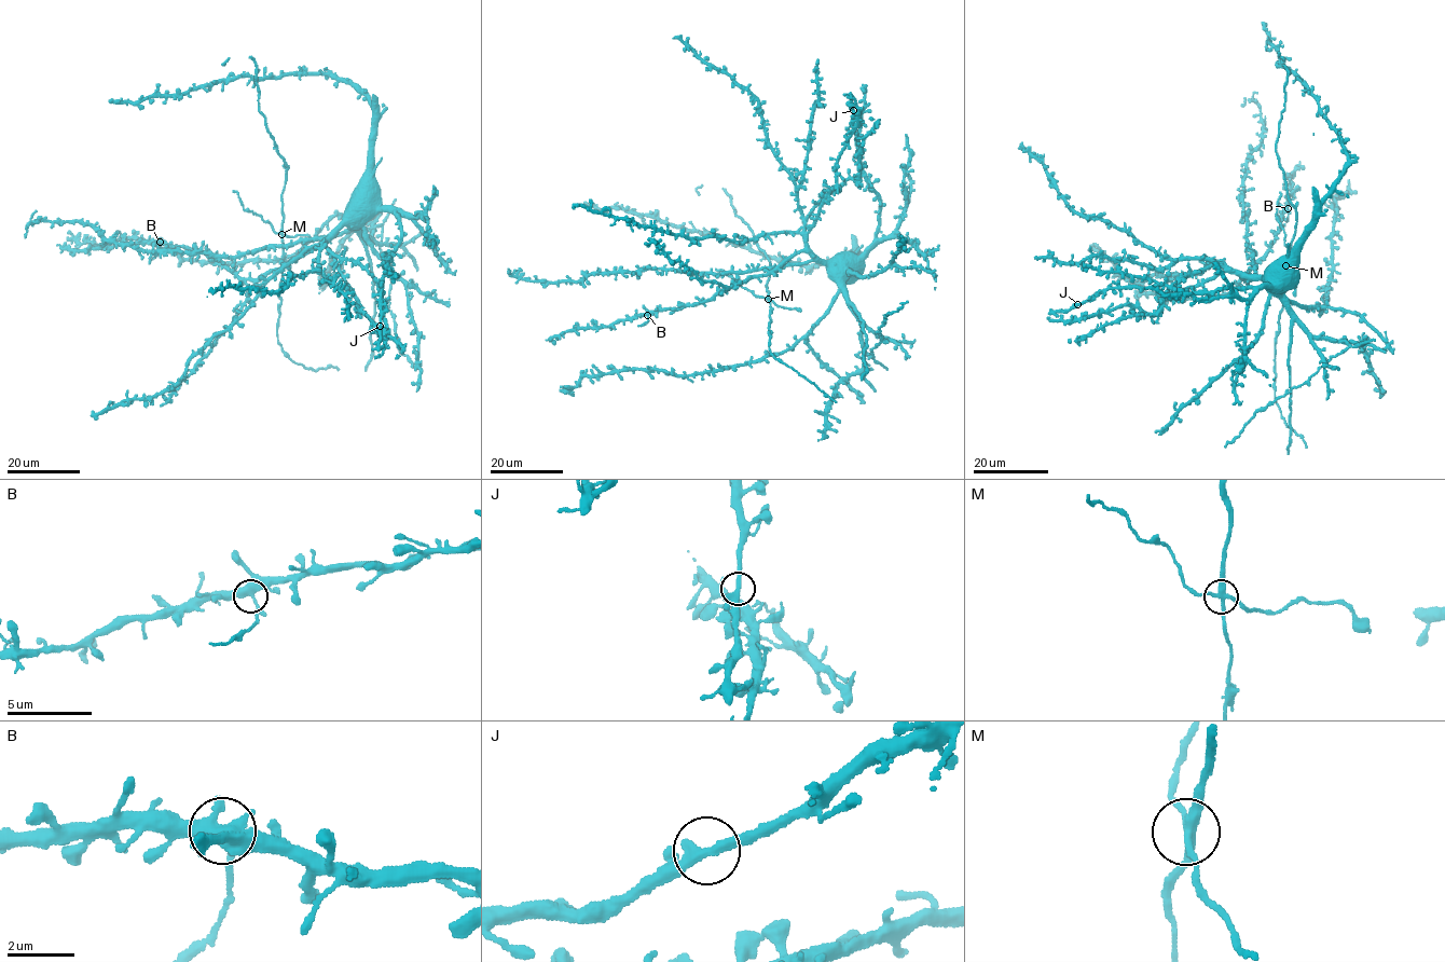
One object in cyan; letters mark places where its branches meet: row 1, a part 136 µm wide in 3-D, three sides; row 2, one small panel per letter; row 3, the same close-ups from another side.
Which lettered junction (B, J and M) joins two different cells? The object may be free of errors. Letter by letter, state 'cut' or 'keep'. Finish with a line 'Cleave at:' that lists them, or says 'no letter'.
B: keep
J: keep
M: cut
Cleave at: M

